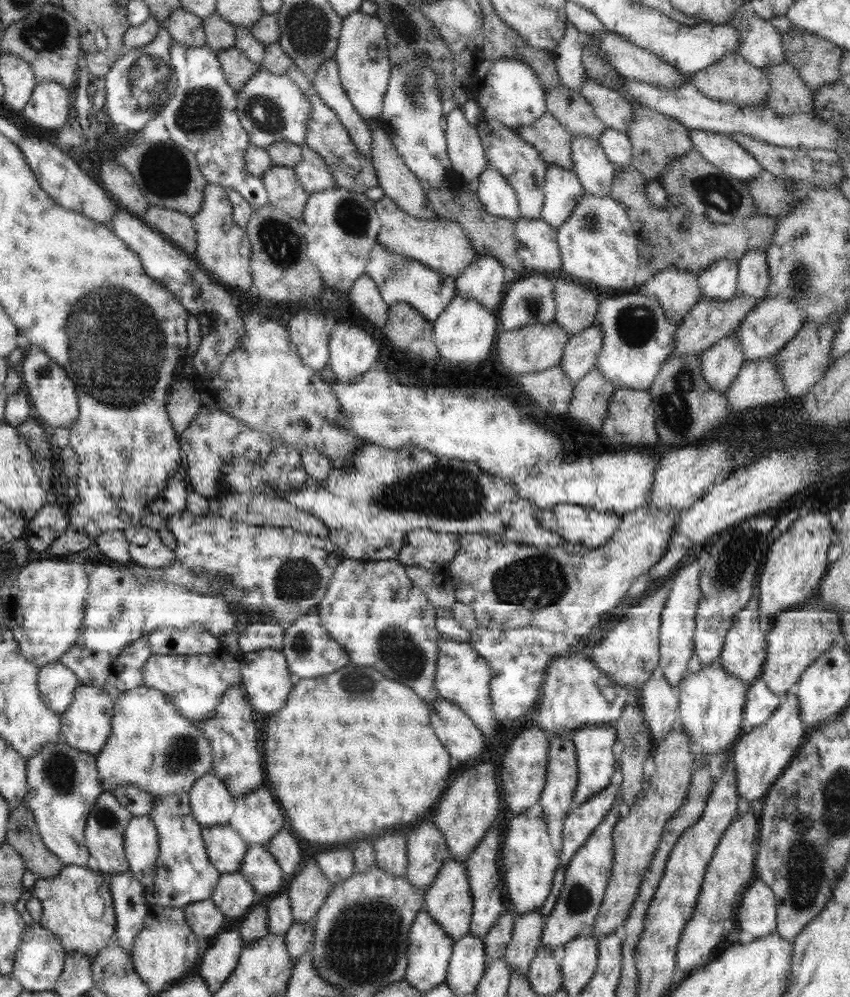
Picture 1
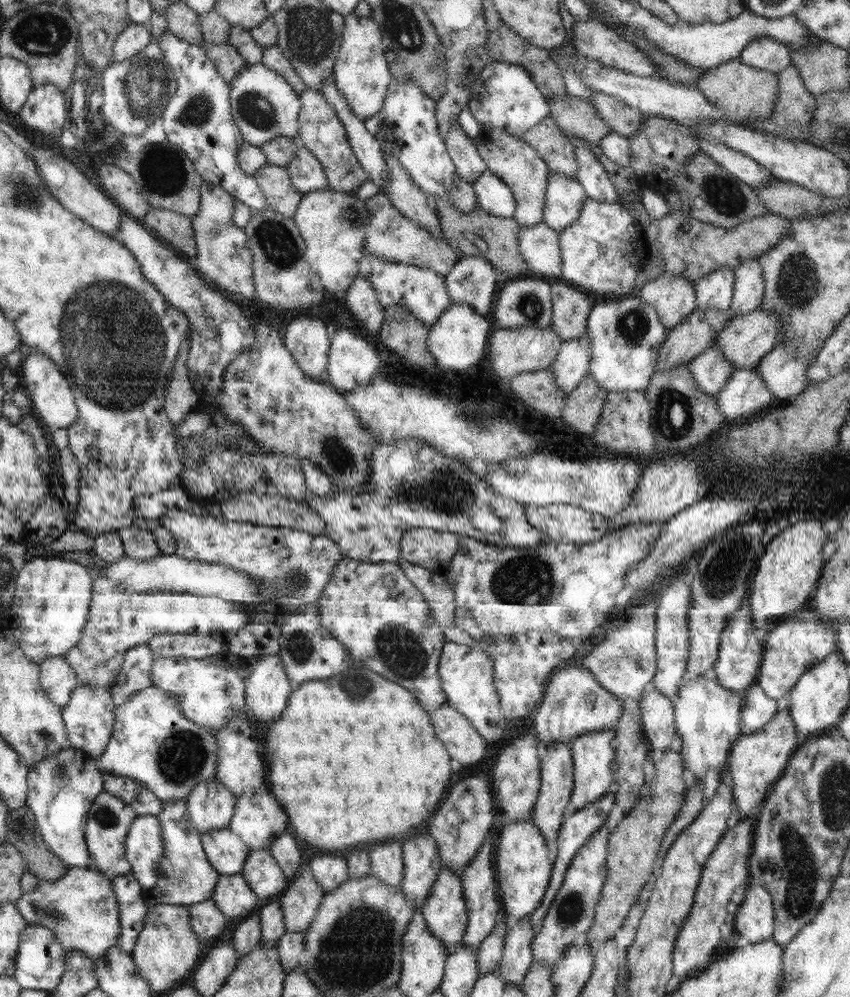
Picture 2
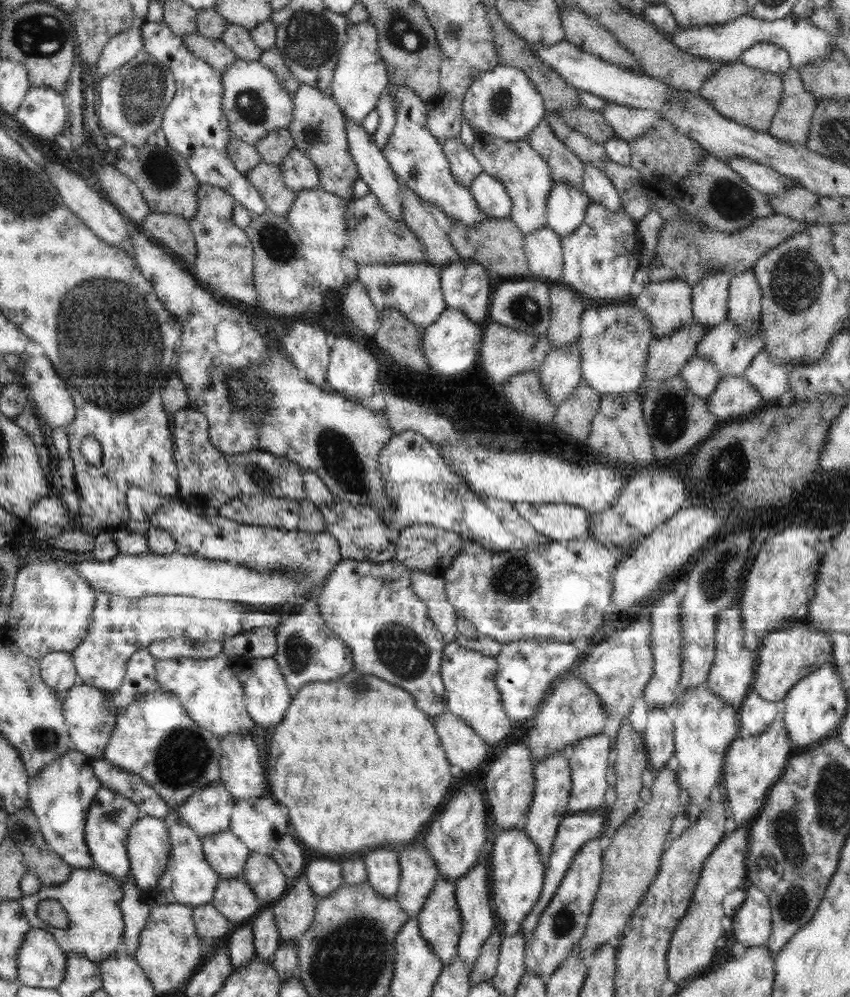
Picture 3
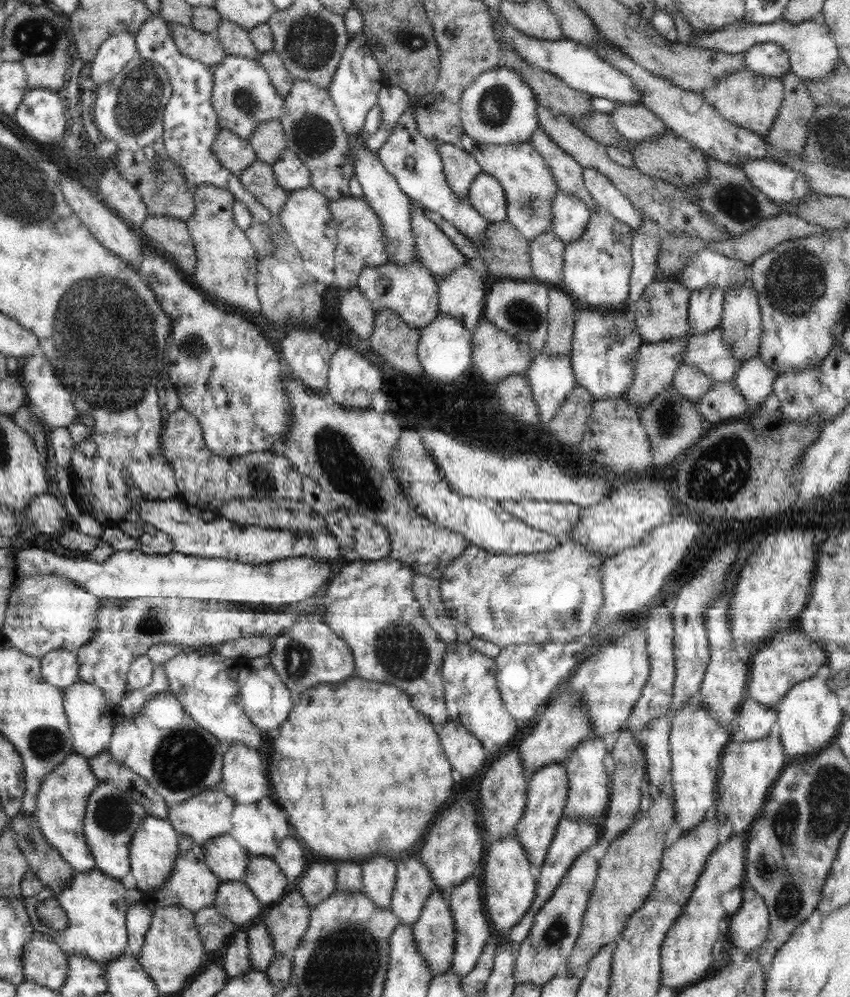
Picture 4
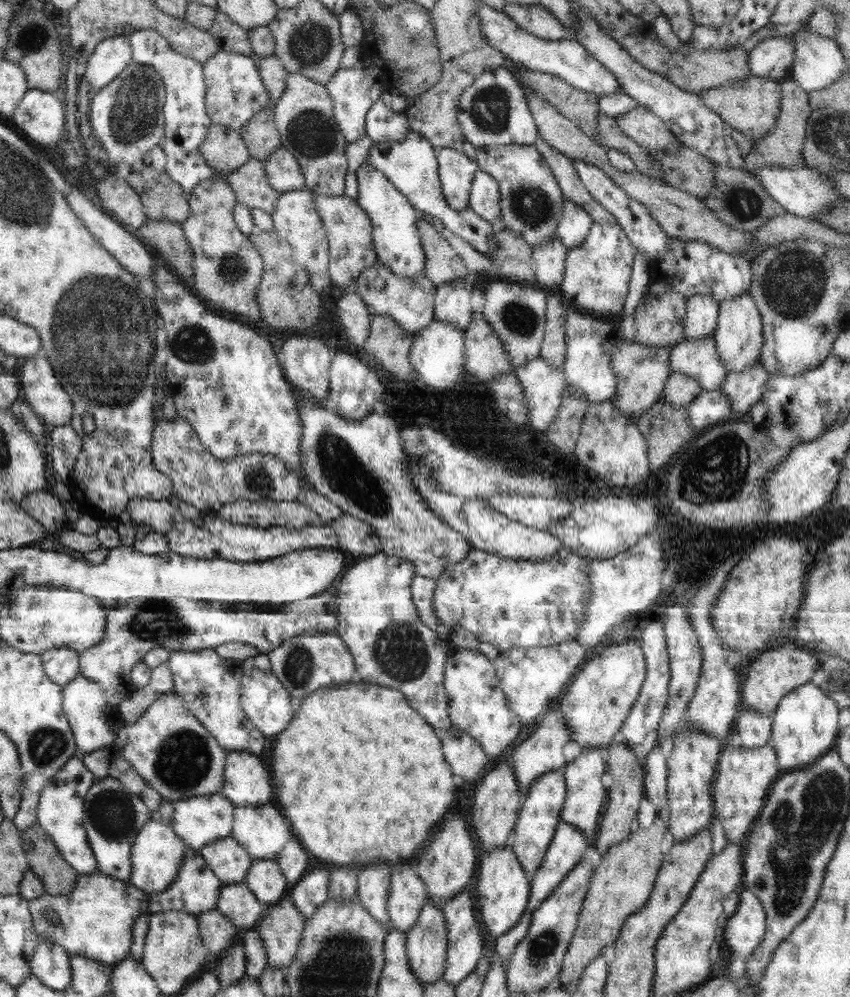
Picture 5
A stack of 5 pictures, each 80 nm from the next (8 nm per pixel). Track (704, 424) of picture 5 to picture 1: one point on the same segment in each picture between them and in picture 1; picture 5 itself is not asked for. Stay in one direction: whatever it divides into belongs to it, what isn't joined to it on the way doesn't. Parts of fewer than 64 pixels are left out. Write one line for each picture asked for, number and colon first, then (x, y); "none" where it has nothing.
1: (758, 383)
2: (745, 391)
3: (734, 395)
4: (722, 401)

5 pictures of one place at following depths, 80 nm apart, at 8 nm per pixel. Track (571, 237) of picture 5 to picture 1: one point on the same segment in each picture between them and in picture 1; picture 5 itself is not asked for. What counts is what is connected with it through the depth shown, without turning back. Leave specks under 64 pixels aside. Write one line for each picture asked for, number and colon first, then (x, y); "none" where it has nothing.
1: (562, 189)
2: (565, 195)
3: (566, 205)
4: (571, 217)

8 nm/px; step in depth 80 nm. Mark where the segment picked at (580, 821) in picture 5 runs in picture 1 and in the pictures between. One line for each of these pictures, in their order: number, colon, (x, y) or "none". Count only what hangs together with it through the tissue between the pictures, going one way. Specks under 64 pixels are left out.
1: (593, 743)
2: (592, 752)
3: (590, 776)
4: (587, 799)

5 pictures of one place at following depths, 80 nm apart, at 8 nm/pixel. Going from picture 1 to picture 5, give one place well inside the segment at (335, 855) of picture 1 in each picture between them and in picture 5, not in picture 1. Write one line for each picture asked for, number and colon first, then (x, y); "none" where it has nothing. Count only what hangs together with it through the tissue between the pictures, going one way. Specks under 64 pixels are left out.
2: (329, 871)
3: (324, 876)
4: (318, 882)
5: (311, 891)

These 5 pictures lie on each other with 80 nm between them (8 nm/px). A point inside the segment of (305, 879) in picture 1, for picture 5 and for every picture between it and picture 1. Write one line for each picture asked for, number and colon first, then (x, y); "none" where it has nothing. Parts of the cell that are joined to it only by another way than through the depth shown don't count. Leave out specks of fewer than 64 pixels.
2: (300, 900)
3: (294, 912)
4: (288, 919)
5: (281, 926)

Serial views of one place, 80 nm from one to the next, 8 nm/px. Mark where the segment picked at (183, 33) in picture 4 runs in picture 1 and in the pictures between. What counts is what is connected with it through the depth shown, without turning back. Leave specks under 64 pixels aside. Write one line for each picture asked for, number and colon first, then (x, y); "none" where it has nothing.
1: (238, 69)
2: (229, 62)
3: (214, 52)

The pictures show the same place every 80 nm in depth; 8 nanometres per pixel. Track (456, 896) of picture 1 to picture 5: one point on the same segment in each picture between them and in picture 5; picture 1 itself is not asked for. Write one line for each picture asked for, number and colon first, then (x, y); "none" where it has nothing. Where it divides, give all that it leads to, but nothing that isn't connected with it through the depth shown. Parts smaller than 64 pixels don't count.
2: (444, 910)
3: (440, 923)
4: (434, 932)
5: (427, 941)

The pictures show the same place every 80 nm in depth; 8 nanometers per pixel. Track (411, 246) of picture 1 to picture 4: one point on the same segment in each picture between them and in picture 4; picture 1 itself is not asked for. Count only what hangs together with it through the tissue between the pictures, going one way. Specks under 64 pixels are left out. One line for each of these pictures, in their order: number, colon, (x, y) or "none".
2: (390, 235)
3: (375, 238)
4: (359, 243)

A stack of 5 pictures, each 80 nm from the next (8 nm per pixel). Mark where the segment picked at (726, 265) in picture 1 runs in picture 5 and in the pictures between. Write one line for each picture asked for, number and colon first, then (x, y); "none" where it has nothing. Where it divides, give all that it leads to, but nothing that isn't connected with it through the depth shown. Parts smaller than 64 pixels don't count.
2: (715, 290)
3: (709, 296)
4: (705, 310)
5: (702, 310)

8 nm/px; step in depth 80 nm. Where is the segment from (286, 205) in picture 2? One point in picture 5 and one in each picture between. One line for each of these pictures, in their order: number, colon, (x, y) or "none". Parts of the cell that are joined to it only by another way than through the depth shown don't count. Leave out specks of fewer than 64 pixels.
3: (266, 177)
4: (259, 179)
5: (250, 184)

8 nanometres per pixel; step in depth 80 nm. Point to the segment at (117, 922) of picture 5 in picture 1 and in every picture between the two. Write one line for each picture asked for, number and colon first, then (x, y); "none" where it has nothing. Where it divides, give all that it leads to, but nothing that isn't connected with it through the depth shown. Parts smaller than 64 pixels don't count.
1: (62, 897)
2: (81, 907)
3: (84, 914)
4: (88, 918)

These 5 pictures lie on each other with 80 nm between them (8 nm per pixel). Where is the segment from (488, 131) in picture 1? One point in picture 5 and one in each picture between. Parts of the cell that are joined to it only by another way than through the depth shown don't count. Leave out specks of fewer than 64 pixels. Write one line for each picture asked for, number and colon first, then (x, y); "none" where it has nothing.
2: (511, 159)
3: (526, 175)
4: (530, 187)
5: (531, 201)

